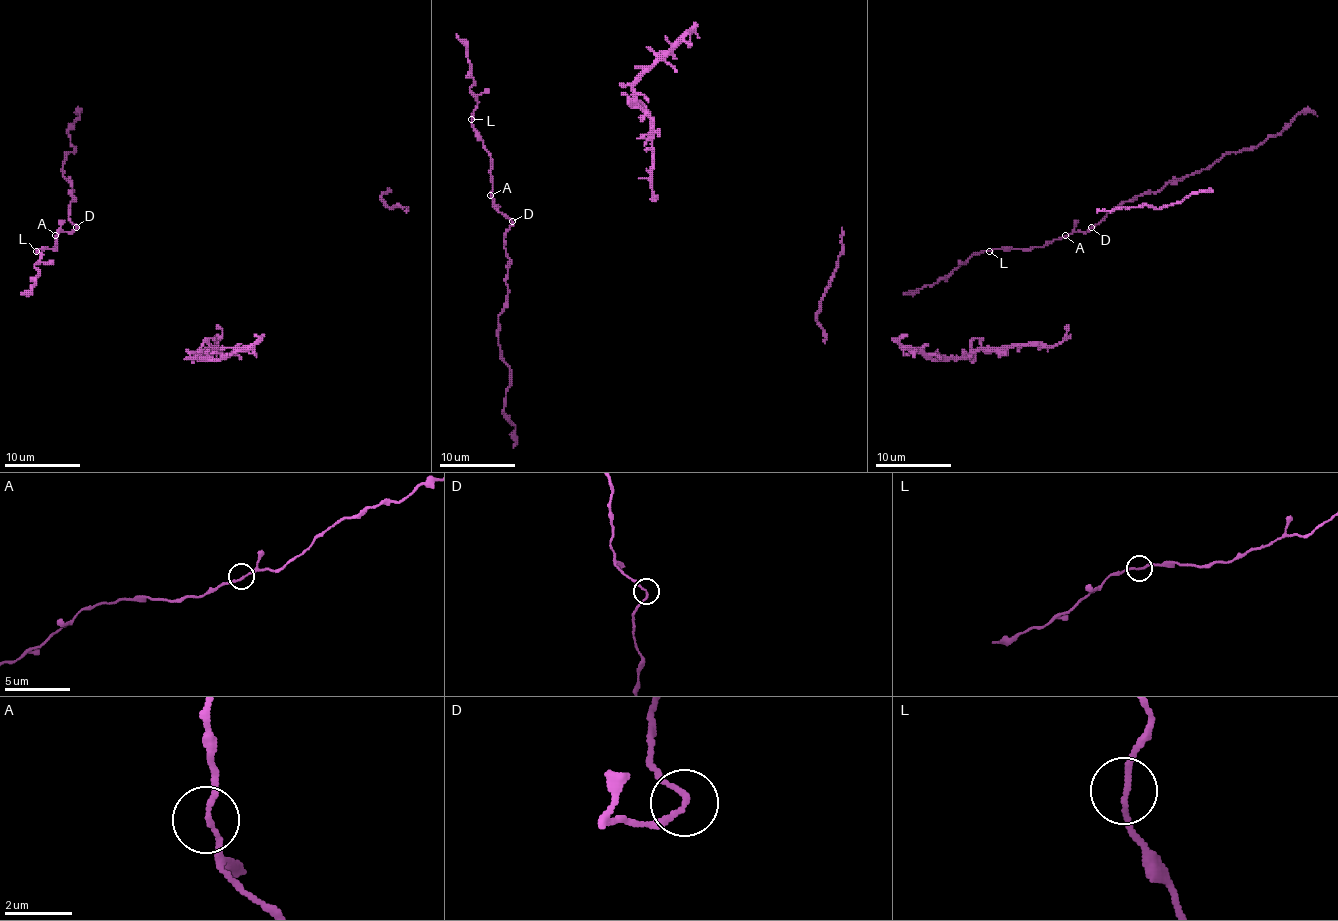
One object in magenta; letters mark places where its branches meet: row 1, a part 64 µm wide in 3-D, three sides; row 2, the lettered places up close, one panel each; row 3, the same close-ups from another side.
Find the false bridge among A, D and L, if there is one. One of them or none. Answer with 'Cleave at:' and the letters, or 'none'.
Cleave at: none

